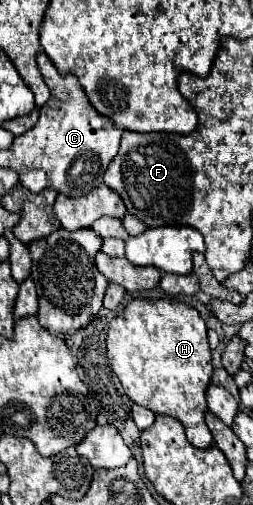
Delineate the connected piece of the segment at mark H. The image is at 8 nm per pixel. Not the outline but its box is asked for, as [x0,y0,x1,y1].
[107,298,213,448]

